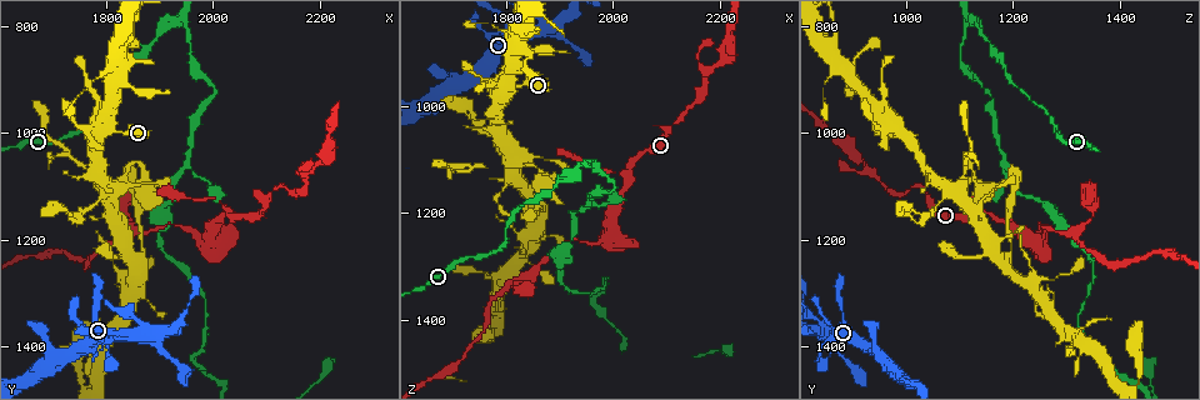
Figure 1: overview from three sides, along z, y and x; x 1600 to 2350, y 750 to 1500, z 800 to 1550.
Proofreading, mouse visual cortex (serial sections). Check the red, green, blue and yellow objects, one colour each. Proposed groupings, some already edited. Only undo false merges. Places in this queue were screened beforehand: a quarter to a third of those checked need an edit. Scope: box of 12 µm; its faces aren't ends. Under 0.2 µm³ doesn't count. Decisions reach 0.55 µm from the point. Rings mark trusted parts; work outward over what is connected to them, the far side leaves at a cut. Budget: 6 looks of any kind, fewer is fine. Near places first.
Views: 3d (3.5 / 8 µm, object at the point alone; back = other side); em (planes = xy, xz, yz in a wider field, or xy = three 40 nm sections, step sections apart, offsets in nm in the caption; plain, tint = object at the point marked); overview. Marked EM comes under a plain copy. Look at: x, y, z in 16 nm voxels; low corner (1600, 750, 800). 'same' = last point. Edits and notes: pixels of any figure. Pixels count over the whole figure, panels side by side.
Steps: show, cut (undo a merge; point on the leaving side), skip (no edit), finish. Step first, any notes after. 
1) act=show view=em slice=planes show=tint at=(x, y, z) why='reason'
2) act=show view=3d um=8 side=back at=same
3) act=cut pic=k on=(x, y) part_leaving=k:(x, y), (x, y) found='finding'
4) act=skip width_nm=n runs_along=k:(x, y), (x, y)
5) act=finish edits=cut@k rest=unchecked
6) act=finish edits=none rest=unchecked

act=show view=3d um=3.5 side=back at=(1825, 1105, 1100) why='thick turns thin'

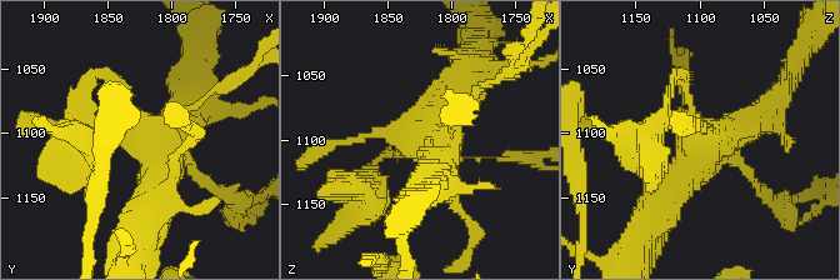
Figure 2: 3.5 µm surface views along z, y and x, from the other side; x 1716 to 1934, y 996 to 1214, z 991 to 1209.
act=show view=em slice=xy step=5 show=tint at=(1824, 1100, 1104)

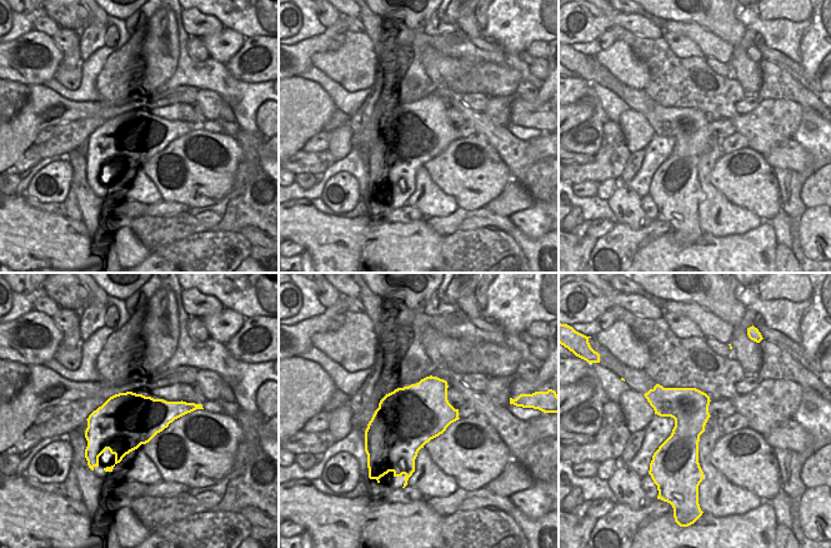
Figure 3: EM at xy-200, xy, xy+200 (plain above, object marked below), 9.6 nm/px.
act=show view=em slice=xy step=3 show=tint at=same why='another direction'

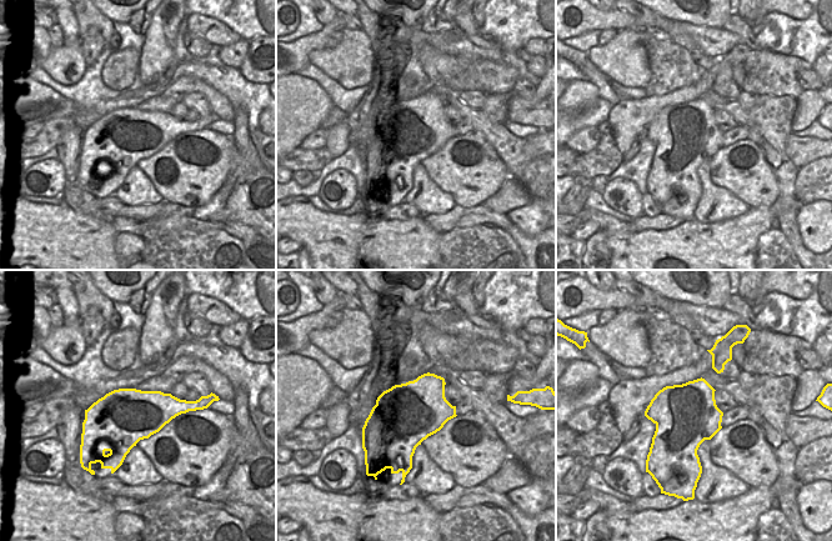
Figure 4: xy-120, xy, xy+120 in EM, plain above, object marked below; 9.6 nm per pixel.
act=skip width_nm=600 runs_along=2:(769, 109), (704, 144), (653, 213) found='all the same cell'

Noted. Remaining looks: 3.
act=show view=3d um=3.5 at=(1960, 1180, 1250) why='abrupt turn'

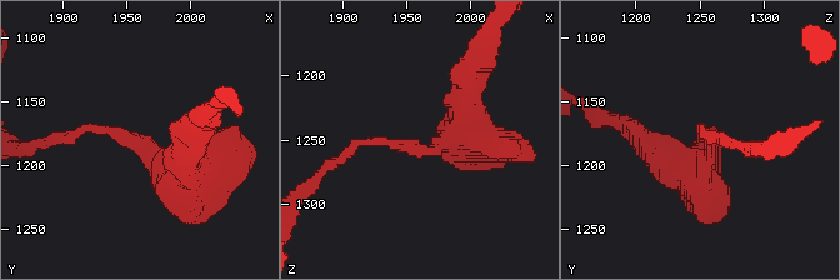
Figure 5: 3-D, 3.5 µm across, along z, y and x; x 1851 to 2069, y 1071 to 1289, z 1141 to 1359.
act=show view=em slice=xy step=5 show=tint at=(1960, 1186, 1256) why='need the tissue'

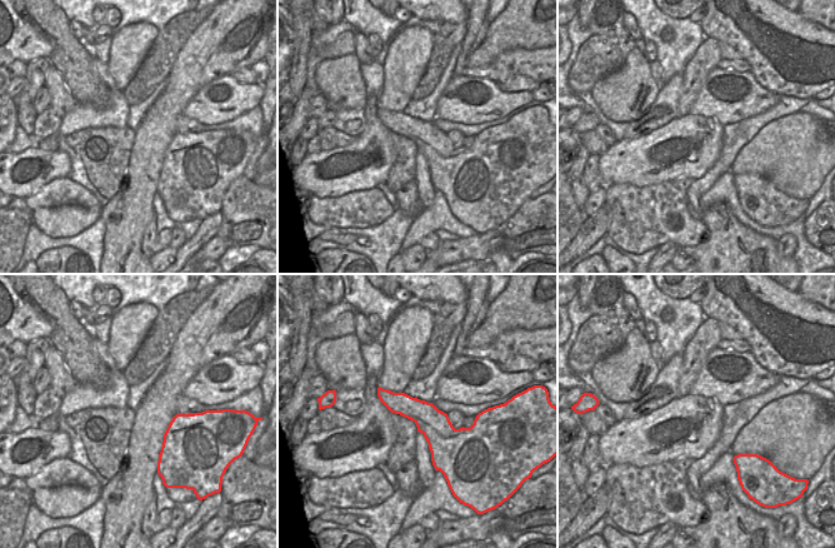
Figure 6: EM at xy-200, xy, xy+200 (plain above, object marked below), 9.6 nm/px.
act=skip runs_along=5:(188, 151), (169, 168), (99, 125), (69, 140) found='all the same cell'

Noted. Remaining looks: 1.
act=finish edits=none rest=unchecked

